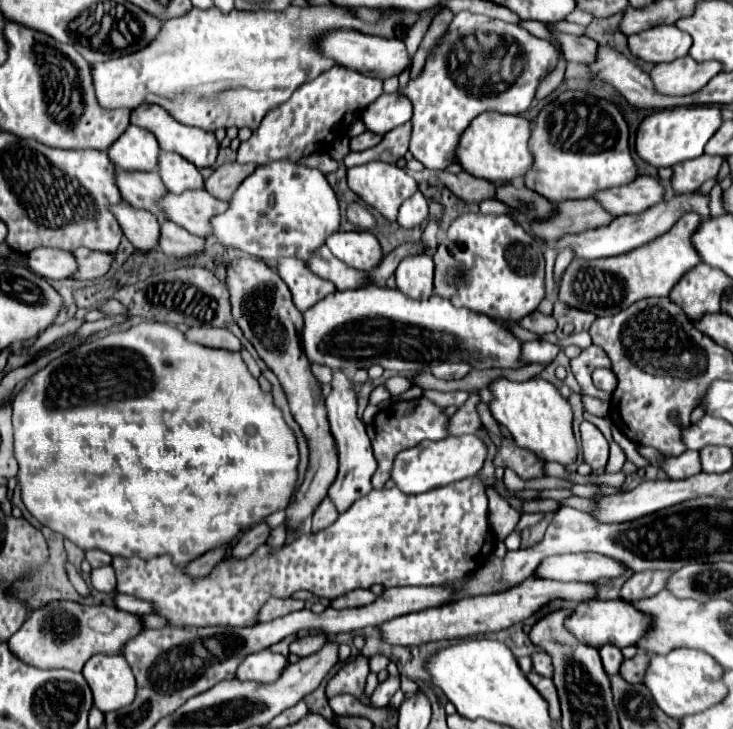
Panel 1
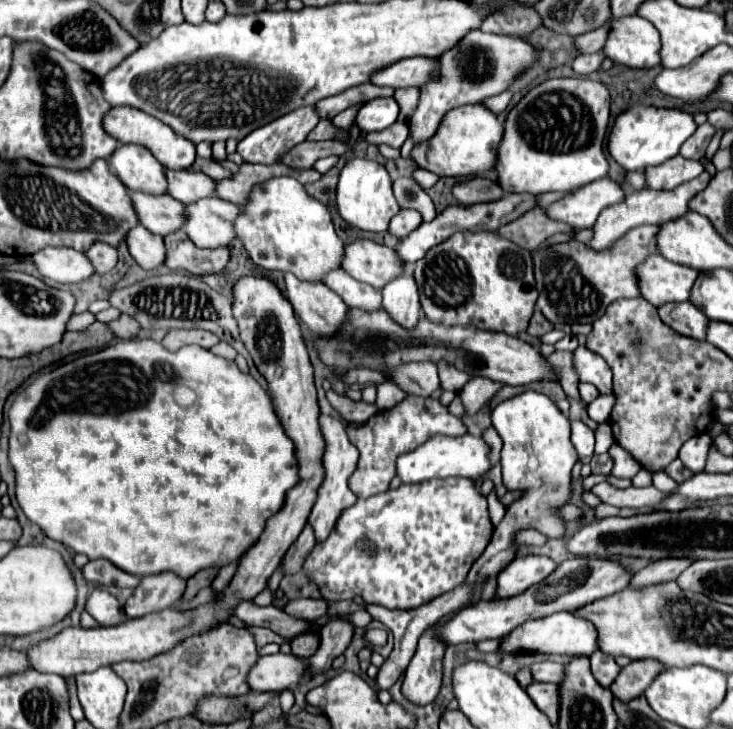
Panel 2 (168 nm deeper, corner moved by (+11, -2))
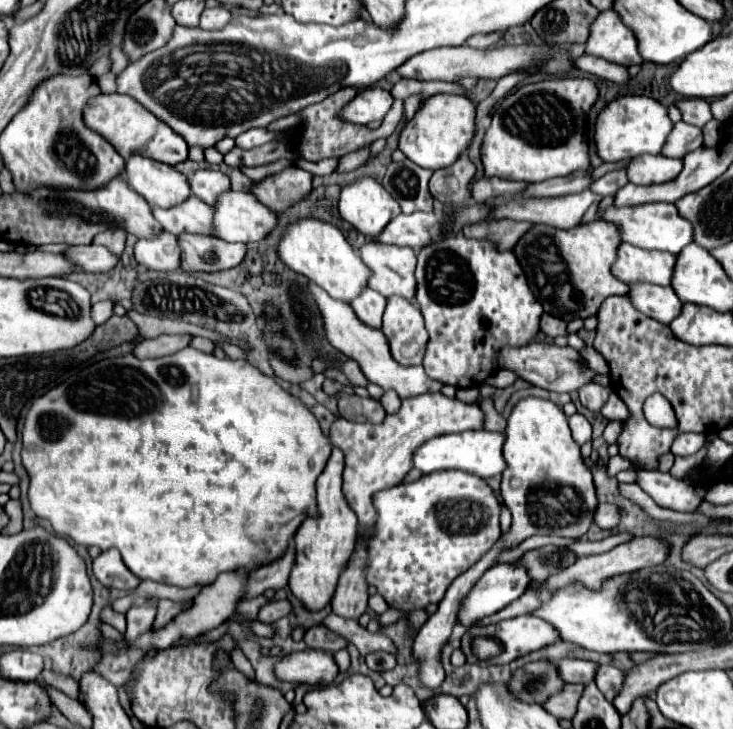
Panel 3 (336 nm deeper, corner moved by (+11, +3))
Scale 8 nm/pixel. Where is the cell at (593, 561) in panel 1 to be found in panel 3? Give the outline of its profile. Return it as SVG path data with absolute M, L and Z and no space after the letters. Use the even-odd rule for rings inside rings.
M503 563L495 565L473 585L473 591L461 599L461 615L457 615L457 623L463 627L471 627L477 619L485 619L485 615L495 615L515 599L523 595L527 585L531 583L525 567Z

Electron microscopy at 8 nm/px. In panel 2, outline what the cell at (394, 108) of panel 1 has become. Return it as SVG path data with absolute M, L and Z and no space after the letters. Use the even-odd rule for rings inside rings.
M375 98L361 106L355 124L363 132L379 132L389 128L399 116L399 104L395 98Z

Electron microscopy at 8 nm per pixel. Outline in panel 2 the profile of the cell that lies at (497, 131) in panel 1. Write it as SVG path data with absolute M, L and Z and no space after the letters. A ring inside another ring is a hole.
M469 104L451 110L441 122L437 134L413 148L413 160L419 168L437 176L475 176L495 168L497 148L501 144L505 124L483 104Z

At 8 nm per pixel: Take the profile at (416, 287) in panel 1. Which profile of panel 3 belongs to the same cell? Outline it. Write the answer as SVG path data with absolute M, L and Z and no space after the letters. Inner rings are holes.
M389 297L383 315L383 327L389 341L391 355L401 361L401 365L421 365L427 345L427 331L423 325L423 315L403 297Z

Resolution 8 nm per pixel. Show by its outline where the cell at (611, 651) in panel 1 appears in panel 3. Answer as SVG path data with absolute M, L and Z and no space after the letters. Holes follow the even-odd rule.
M601 665L597 671L597 679L595 679L599 691L605 695L605 699L611 699L611 701L621 691L623 681L625 681L625 673L611 665Z

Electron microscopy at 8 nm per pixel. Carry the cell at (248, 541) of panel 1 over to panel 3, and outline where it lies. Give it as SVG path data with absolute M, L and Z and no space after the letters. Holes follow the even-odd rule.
M159 599L157 603L157 615L155 615L155 621L153 621L153 631L157 631L159 627L167 625L177 613L181 611L181 603L173 603L169 599Z

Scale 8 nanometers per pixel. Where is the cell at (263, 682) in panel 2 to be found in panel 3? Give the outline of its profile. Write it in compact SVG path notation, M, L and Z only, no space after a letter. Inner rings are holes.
M301 651L293 653L287 659L275 665L275 673L279 679L309 683L309 685L329 685L335 681L339 667L331 653L327 651Z

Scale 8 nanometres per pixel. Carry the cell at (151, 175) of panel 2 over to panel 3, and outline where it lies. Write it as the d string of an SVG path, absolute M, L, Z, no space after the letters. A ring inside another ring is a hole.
M131 155L125 163L125 173L129 187L151 205L175 207L177 203L183 203L183 199L191 197L187 175L175 171L171 165Z

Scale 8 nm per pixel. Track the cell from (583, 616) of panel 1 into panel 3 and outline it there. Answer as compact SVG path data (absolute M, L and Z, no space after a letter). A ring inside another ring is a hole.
M519 615L517 619L505 619L503 623L493 623L489 627L471 627L461 639L461 651L467 657L467 651L471 649L473 637L497 637L503 643L503 653L491 663L503 665L511 663L513 659L527 655L531 651L537 651L545 645L551 645L555 641L561 641L555 627L551 627L547 621L533 617L533 615Z

